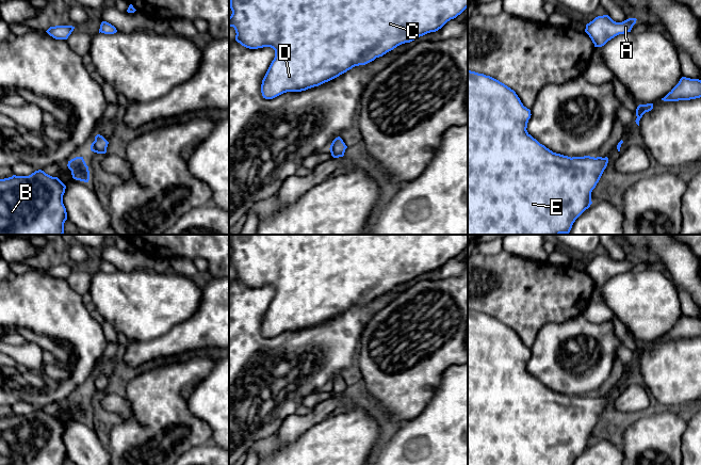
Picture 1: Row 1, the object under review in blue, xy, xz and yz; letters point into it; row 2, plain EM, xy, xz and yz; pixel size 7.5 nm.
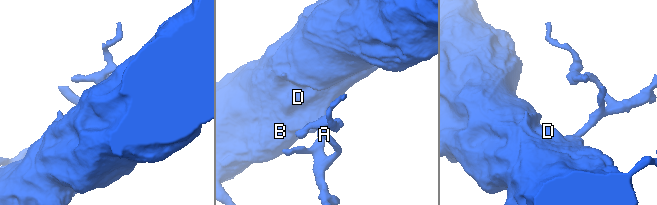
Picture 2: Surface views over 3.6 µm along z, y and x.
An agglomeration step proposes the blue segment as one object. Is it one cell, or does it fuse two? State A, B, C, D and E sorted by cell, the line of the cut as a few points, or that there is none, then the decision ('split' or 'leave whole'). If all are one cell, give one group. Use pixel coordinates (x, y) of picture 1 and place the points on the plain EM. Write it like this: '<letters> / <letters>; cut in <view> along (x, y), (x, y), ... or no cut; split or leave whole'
A B C D E; no cut; leave whole

